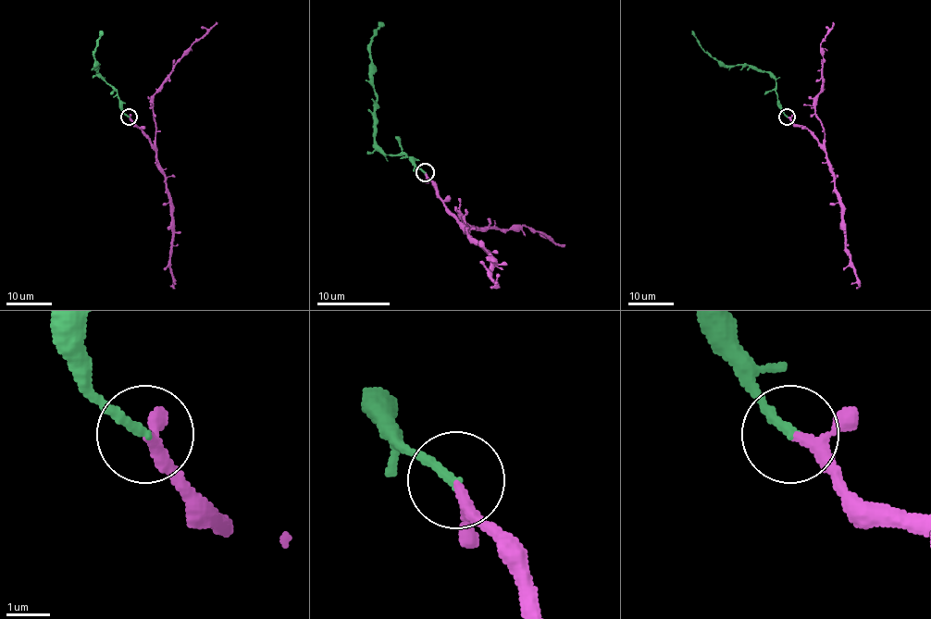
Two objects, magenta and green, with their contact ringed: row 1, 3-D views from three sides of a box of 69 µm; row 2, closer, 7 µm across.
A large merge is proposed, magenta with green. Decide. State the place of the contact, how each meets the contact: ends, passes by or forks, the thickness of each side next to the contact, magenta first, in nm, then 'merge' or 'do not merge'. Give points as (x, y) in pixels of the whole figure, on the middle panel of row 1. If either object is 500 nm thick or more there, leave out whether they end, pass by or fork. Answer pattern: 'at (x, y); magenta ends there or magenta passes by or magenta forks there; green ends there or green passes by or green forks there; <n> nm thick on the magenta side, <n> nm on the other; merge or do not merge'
at (425, 172); magenta passes by; green ends there; 180 nm thick on the magenta side, 220 nm on the other; merge

